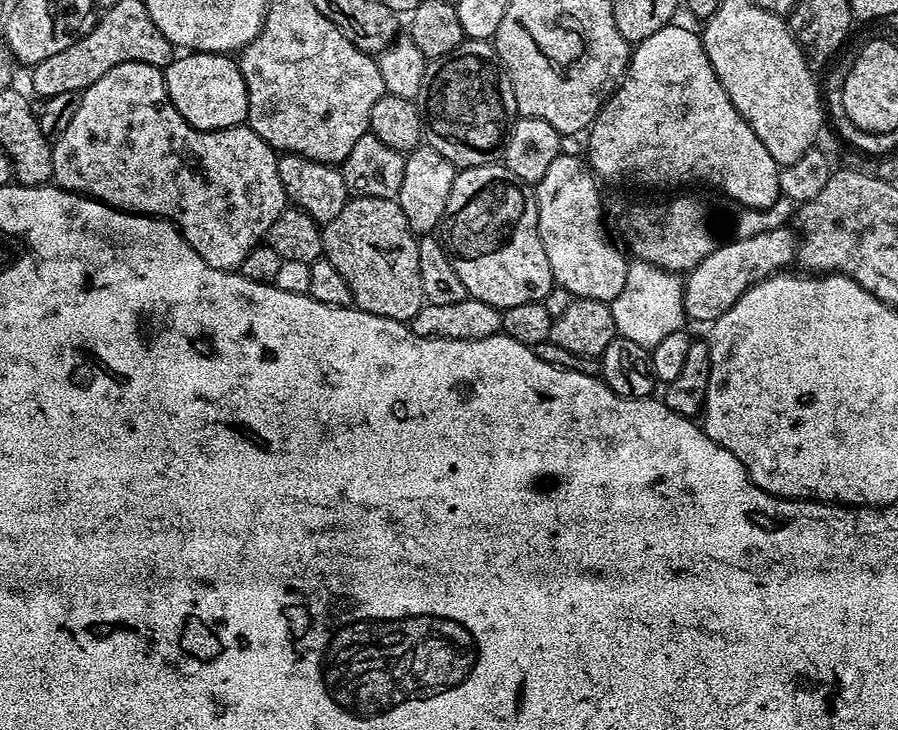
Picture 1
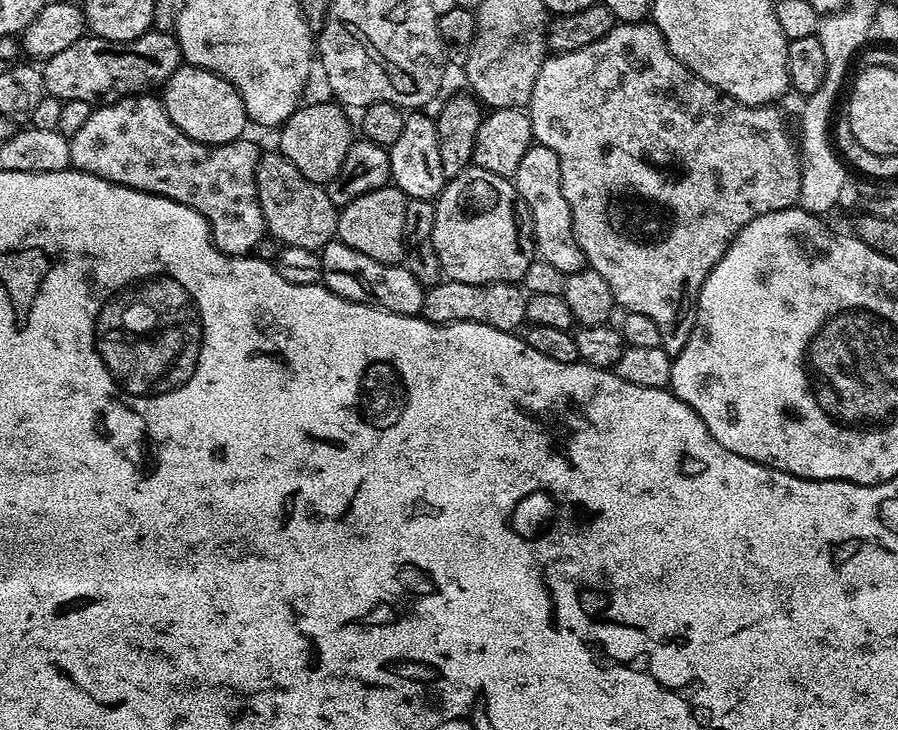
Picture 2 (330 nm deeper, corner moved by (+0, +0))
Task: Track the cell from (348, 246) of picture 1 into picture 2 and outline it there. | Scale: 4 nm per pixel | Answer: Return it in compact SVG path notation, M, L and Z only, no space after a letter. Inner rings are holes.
M395 186L370 190L370 194L362 194L362 198L354 198L354 202L339 209L335 239L350 246L350 250L358 250L358 254L366 254L366 258L374 258L374 262L401 263L404 258L404 231L408 217L406 214L408 199L409 197Z

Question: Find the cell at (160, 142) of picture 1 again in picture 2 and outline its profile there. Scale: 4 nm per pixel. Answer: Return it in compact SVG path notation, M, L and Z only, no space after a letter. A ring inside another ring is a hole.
M152 94L128 96L117 104L93 107L90 118L78 134L70 138L71 167L78 172L89 172L111 184L121 184L152 196L165 196L206 218L212 231L212 243L225 256L252 254L260 239L266 236L262 206L256 189L256 163L261 149L255 148L248 138L232 140L229 144L203 144L190 139L170 118L163 99Z

